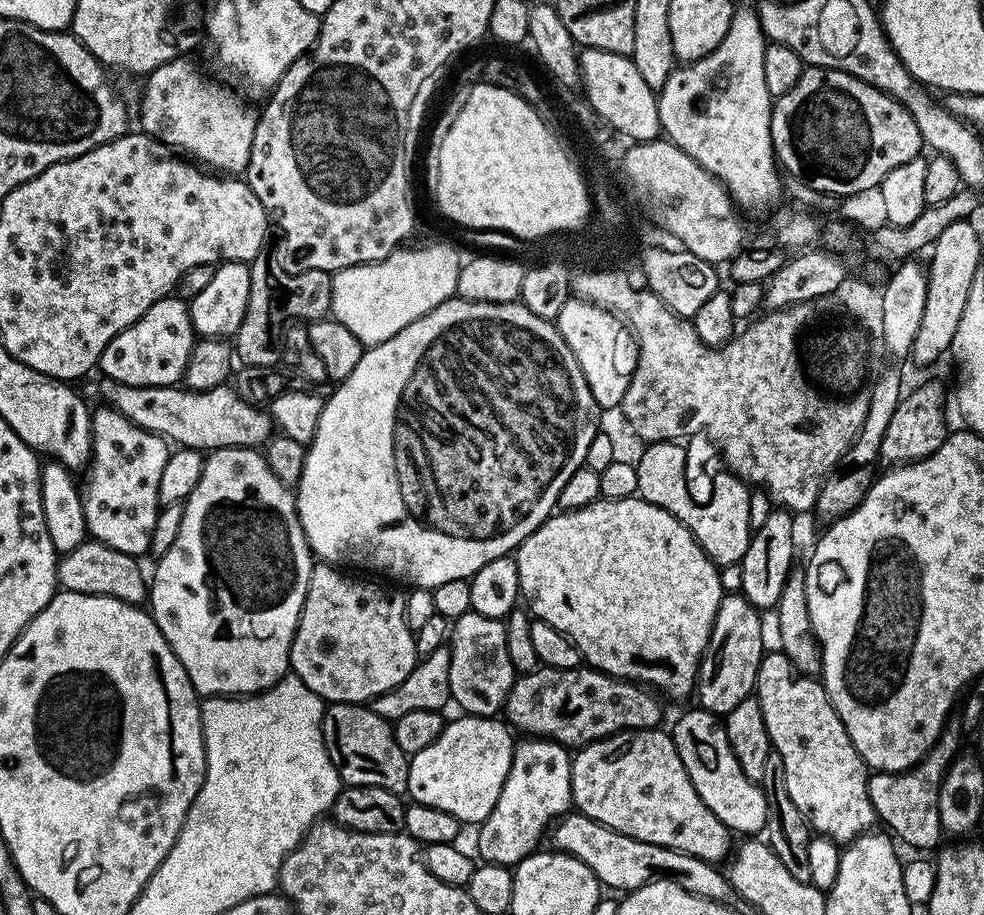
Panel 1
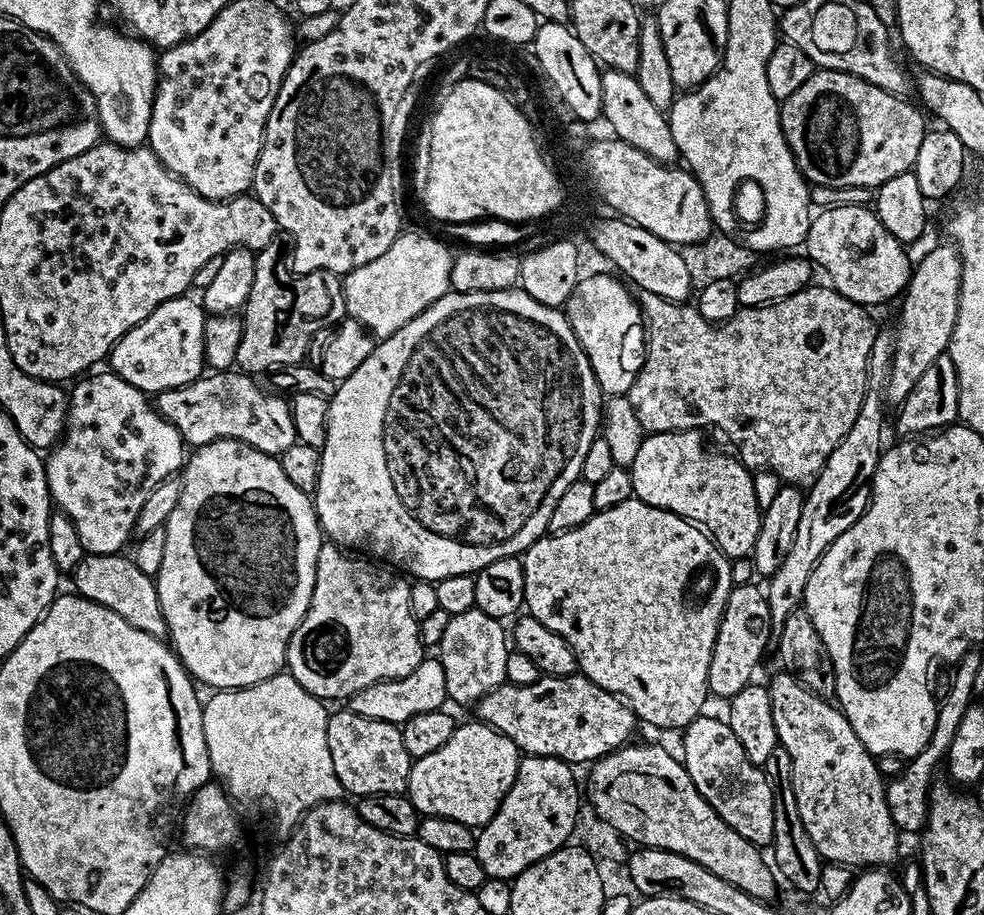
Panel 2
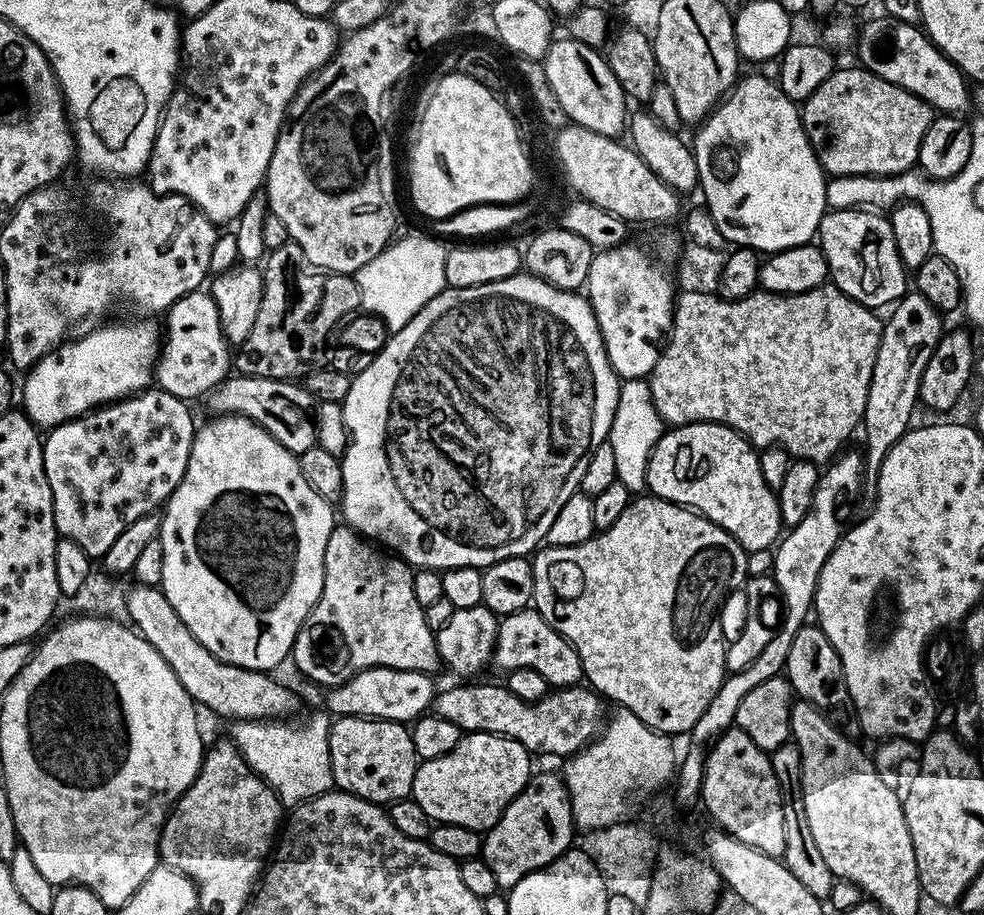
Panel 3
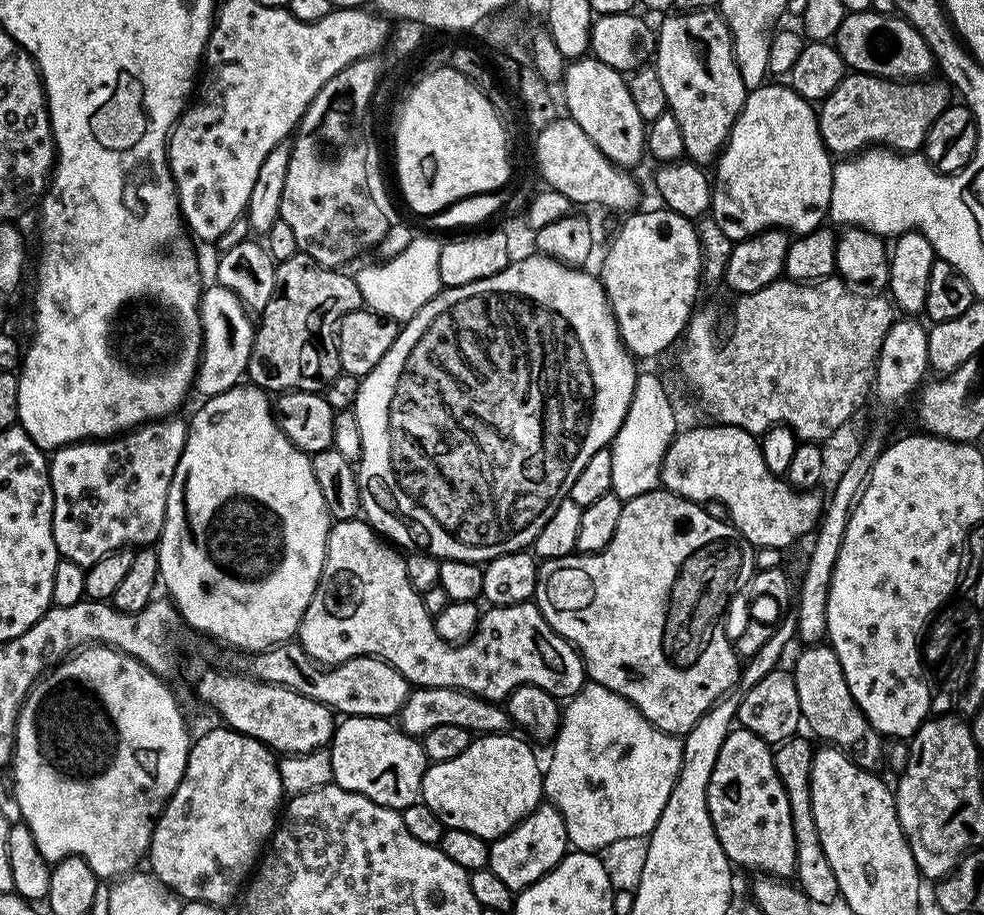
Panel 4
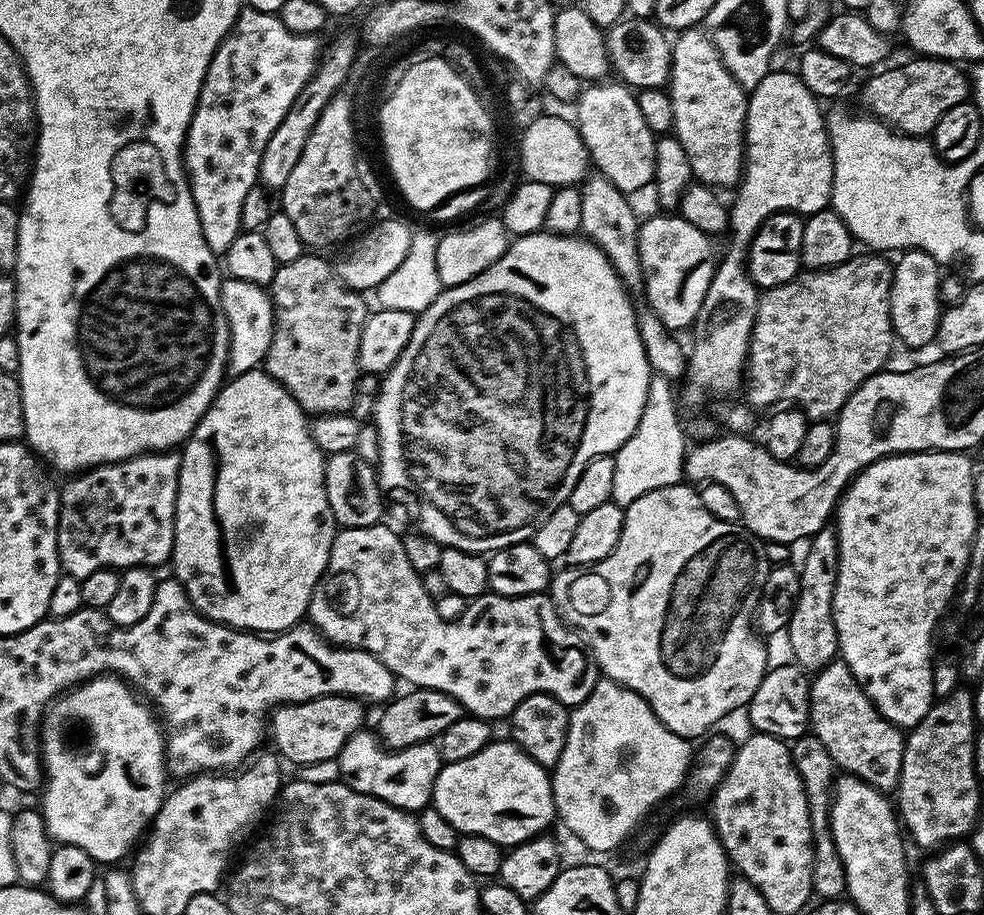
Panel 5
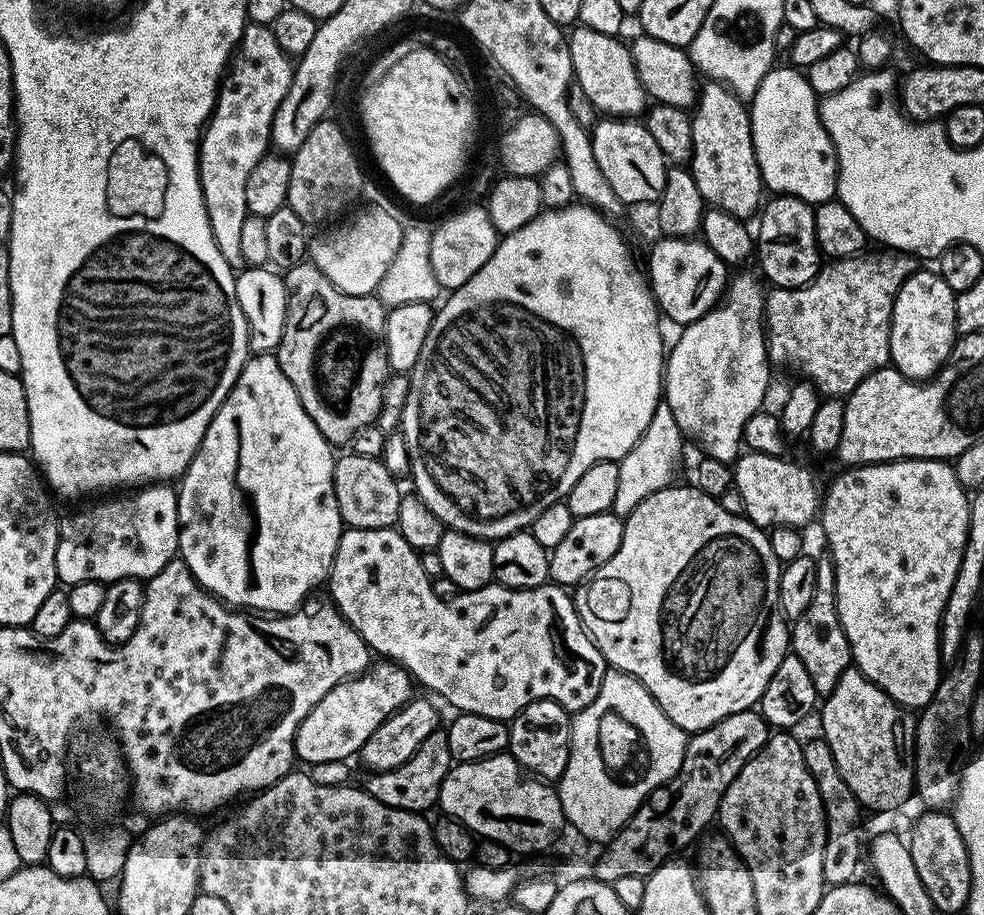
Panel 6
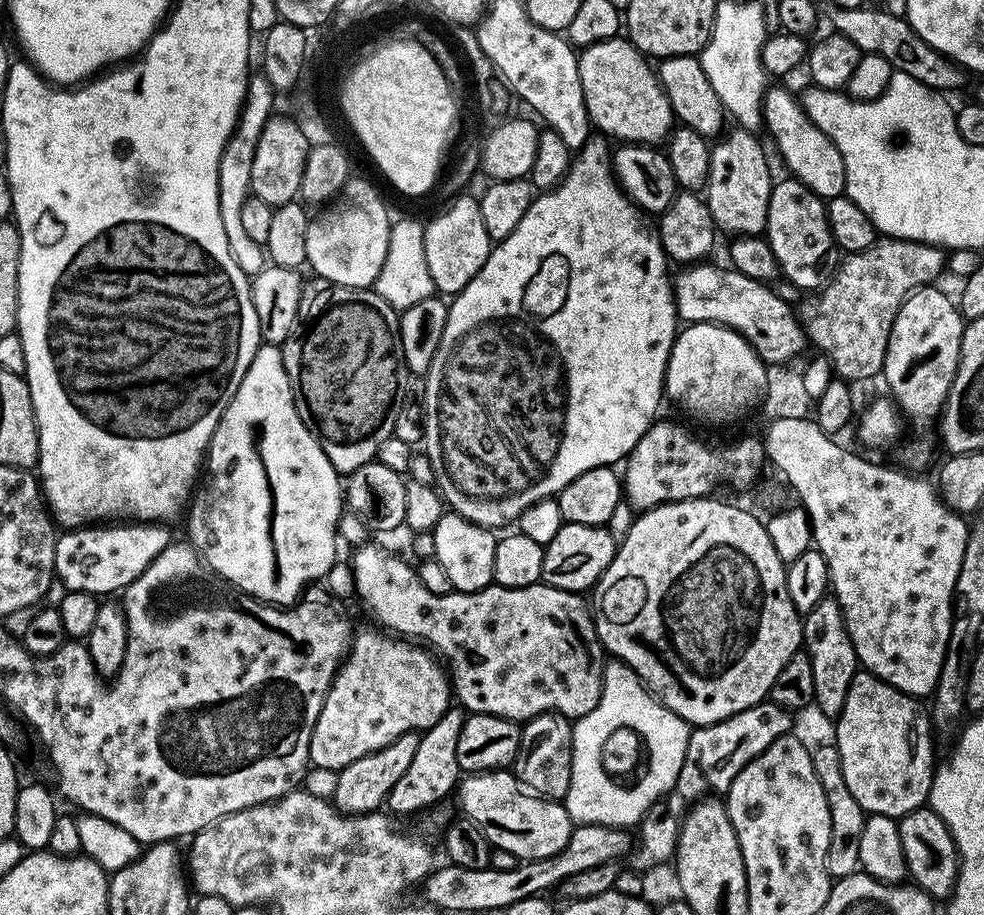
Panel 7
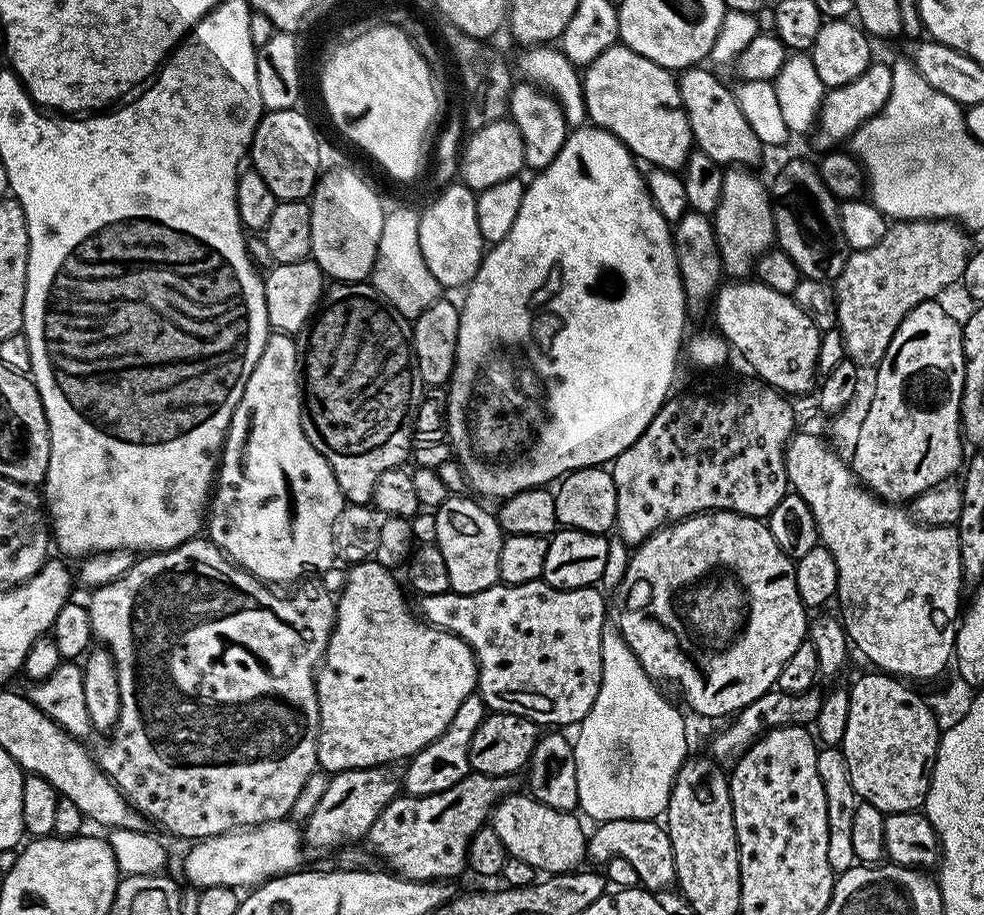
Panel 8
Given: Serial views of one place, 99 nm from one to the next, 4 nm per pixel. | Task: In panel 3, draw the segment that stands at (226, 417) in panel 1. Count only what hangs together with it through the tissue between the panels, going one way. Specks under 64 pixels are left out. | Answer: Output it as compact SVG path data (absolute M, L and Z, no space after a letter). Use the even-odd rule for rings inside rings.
M232 374L208 393L206 403L213 408L213 413L235 414L250 418L291 452L299 454L317 447L318 401L307 391L303 383Z

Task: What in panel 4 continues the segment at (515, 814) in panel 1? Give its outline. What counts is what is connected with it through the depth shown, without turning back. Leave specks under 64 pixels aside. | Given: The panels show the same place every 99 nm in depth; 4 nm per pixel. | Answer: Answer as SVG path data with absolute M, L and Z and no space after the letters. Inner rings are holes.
M544 802L534 809L518 826L511 828L505 836L491 841L488 849L488 867L513 894L526 886L538 882L569 851L568 831L562 814L553 804Z

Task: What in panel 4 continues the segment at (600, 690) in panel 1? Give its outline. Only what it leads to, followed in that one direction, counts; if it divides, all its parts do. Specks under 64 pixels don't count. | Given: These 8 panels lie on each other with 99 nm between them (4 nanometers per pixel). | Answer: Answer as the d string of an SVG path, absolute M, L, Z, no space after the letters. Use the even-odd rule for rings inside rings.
M416 688L409 691L408 701L400 707L398 724L409 736L422 738L434 726L462 726L473 734L500 734L509 727L510 719L495 700L483 700L457 688Z

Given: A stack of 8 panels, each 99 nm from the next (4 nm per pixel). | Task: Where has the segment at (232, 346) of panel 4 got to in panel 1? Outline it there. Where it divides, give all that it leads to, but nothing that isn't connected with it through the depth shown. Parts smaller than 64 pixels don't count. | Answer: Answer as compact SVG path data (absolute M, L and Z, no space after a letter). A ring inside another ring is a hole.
M169 294L158 302L154 302L154 306L150 306L150 310L146 310L146 314L142 314L142 318L138 318L138 322L134 322L126 330L122 330L122 334L118 334L104 347L98 368L99 371L105 372L103 375L107 379L116 380L126 386L138 386L139 388L176 386L184 379L186 362L190 358L193 343L194 329L189 305L181 300L179 295Z

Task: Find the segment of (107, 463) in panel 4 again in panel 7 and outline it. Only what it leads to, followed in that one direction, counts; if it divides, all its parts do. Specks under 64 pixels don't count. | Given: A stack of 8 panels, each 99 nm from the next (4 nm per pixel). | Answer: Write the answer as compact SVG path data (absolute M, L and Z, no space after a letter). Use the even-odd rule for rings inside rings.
M100 522L95 526L61 531L56 538L55 579L59 583L61 580L65 584L63 587L69 592L89 592L97 598L119 593L128 588L130 582L134 582L134 578L138 578L142 570L146 570L146 566L150 566L150 562L154 562L154 558L162 554L162 550L168 548L170 537L164 528L167 527L160 522Z

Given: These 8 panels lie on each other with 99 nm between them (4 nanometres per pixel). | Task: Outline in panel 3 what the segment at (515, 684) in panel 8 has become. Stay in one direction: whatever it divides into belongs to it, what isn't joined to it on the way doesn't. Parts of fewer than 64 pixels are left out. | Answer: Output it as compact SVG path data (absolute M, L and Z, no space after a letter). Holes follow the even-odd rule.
M347 526L333 527L330 542L326 542L322 594L298 630L290 653L291 663L296 663L302 675L309 676L316 684L325 684L328 690L346 683L351 676L367 668L435 673L435 668L441 667L436 637L434 629L426 626L425 608L418 598L414 598L412 574L413 569L399 556L373 546L354 529ZM529 606L511 612L509 616L499 621L496 629L496 648L492 651L492 664L500 667L504 674L514 670L534 670L546 678L546 682L553 689L570 688L581 683L584 671L582 662L572 645L564 637L558 635L537 612L535 607Z

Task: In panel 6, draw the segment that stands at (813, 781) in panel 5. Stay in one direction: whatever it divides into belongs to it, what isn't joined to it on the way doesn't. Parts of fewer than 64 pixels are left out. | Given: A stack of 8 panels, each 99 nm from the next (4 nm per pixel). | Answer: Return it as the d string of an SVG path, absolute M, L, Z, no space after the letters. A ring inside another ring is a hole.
M816 738L804 744L804 761L814 778L814 786L818 786L818 794L824 807L826 822L826 850L822 850L824 883L828 886L853 883L857 879L856 871L860 868L860 860L862 864L862 844L860 848L862 805L854 798L850 786L846 786L842 774L838 774L834 754L824 739Z

